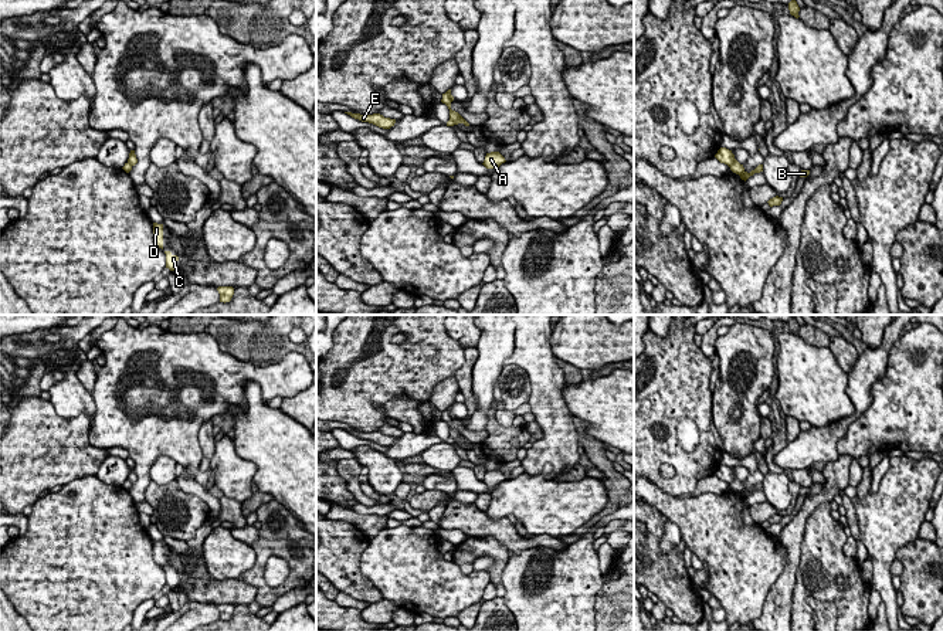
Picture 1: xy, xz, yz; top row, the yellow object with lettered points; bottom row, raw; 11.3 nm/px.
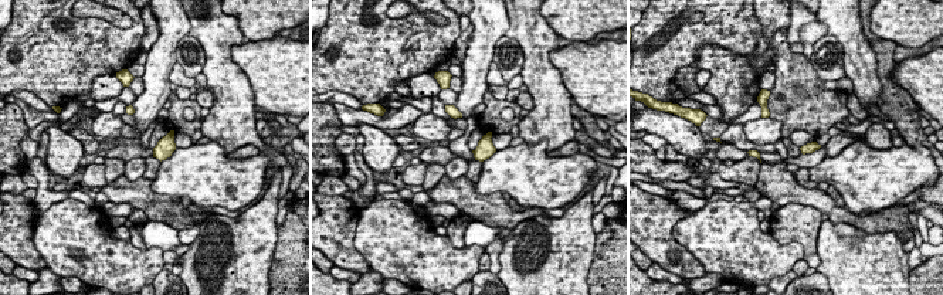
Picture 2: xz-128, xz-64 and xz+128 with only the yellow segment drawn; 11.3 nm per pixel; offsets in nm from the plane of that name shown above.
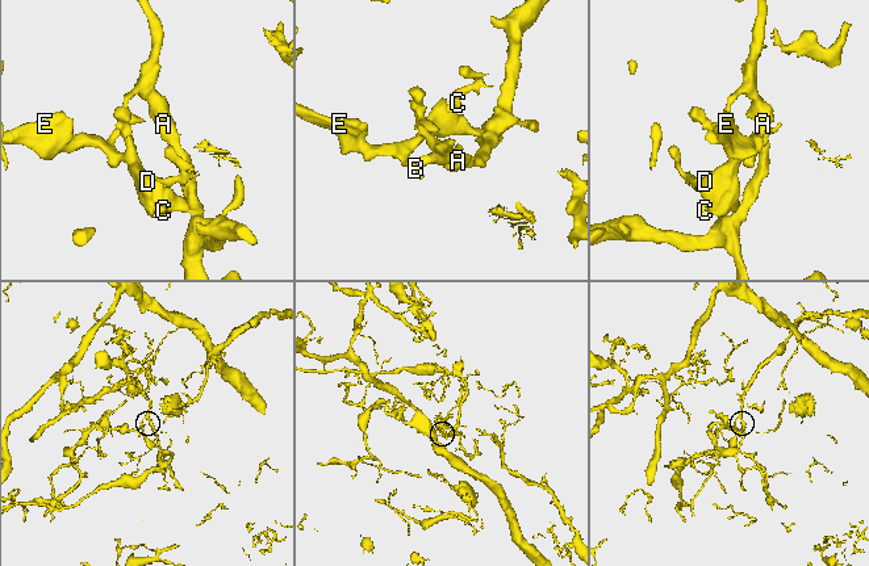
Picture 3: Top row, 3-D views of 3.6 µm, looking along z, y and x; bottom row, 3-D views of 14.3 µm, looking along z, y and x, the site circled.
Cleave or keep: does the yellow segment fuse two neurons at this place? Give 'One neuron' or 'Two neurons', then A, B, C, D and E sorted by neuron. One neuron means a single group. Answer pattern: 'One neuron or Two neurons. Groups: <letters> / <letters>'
Two neurons. Groups: A / B C D E

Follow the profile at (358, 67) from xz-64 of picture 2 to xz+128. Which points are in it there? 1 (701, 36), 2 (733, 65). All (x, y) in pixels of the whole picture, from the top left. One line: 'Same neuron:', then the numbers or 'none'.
Same neuron: 1

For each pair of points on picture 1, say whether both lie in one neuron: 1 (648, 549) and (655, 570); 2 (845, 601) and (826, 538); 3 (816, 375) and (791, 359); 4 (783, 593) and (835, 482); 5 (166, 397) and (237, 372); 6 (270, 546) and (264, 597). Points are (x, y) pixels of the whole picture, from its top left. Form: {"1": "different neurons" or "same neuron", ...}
{"1": "same neuron", "2": "same neuron", "3": "same neuron", "4": "same neuron", "5": "same neuron", "6": "same neuron"}

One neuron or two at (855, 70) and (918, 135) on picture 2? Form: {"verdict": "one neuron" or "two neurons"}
{"verdict": "two neurons"}

